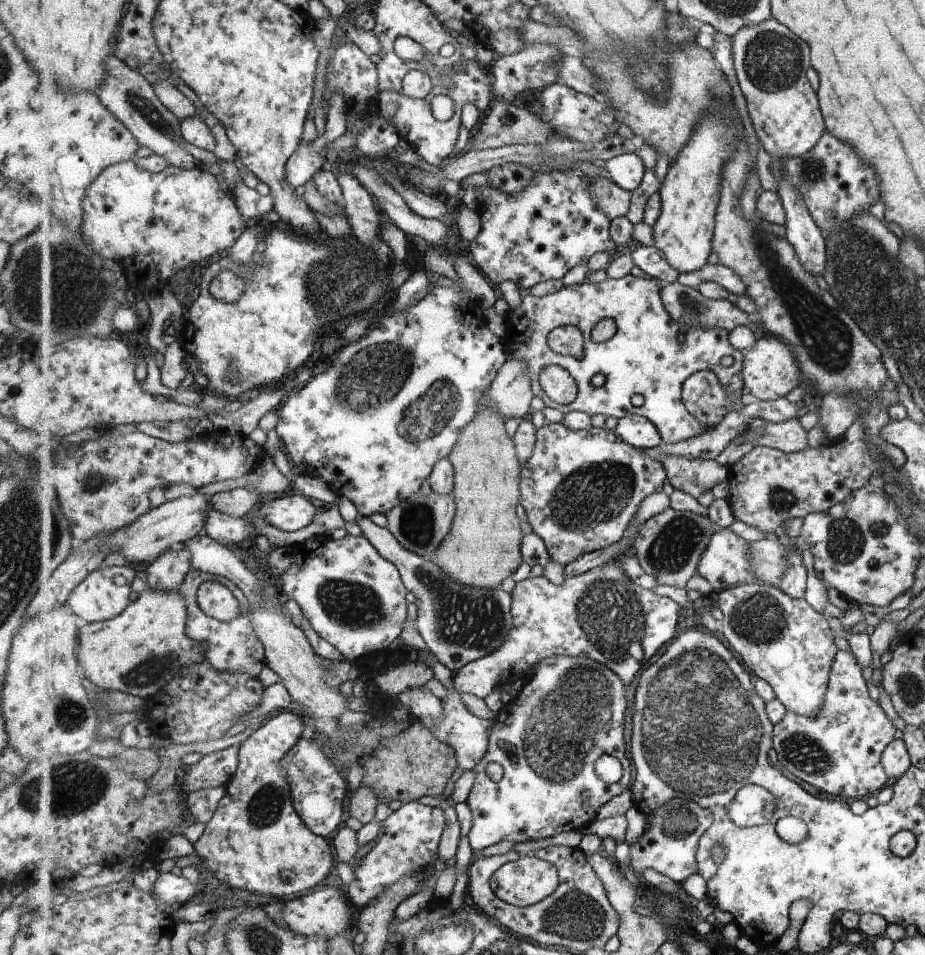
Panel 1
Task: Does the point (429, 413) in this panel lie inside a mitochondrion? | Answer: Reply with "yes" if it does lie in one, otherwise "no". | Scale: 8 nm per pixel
yes

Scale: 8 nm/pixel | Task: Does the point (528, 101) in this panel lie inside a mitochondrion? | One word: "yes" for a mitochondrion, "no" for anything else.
no

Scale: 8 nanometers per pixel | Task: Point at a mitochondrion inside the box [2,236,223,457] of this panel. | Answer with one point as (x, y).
(63, 263)

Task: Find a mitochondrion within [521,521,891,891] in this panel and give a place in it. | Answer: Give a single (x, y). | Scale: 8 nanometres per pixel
(691, 739)

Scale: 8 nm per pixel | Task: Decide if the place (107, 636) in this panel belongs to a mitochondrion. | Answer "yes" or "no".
no

